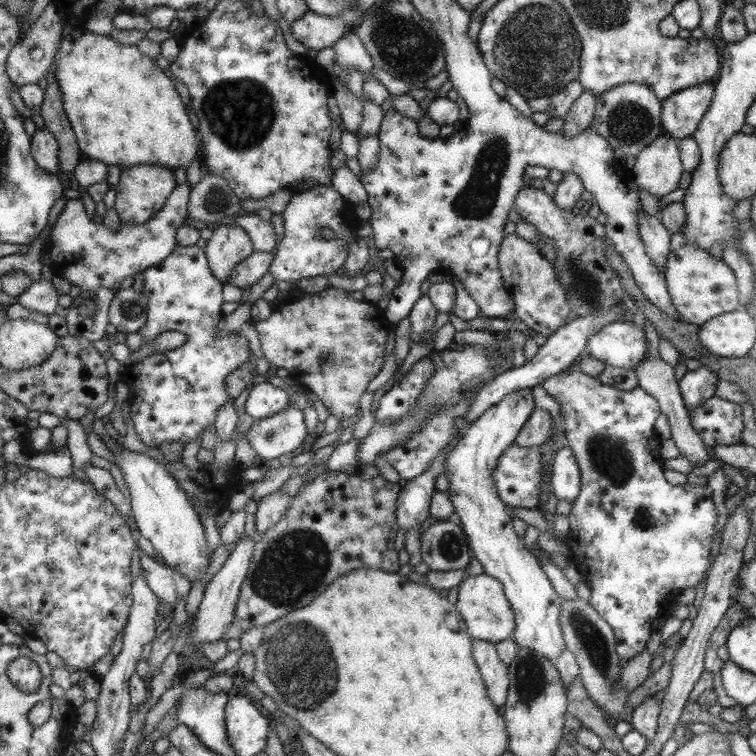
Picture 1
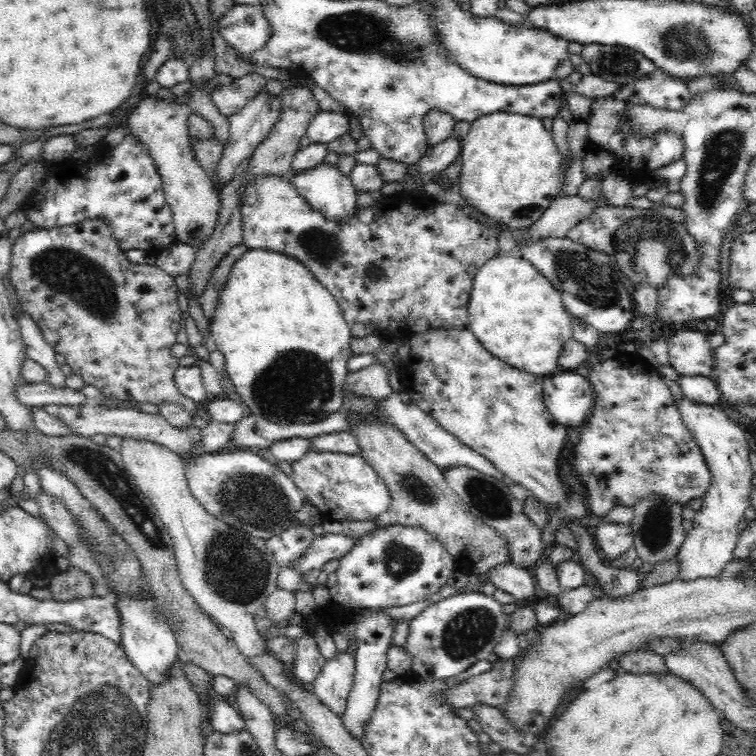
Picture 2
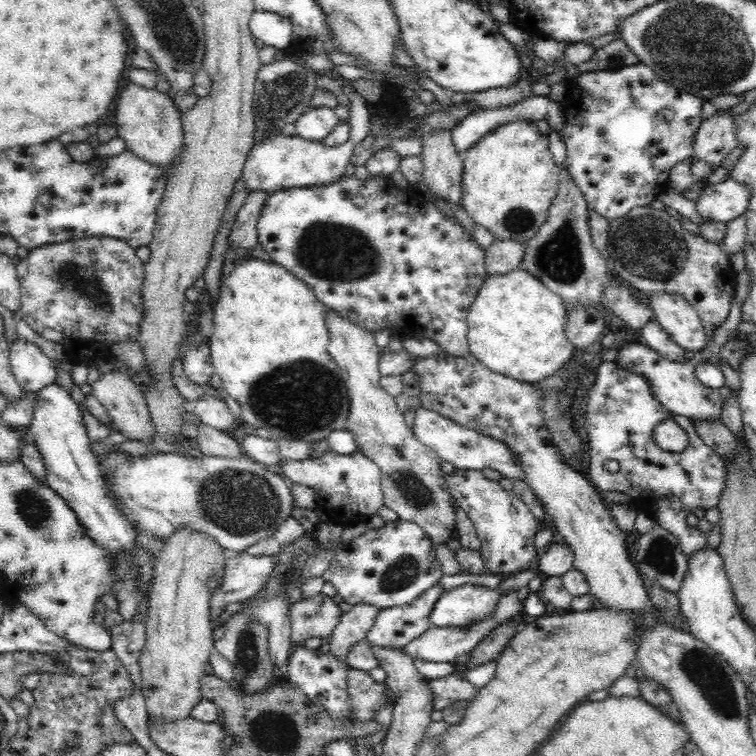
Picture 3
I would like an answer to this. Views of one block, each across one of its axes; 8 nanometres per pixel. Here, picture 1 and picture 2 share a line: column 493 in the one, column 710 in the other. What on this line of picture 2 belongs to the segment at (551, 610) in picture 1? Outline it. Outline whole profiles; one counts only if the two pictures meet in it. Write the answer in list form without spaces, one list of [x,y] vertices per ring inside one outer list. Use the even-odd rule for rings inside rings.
[[[682,396],[675,402],[678,413],[681,414],[682,423],[691,433],[695,443],[699,445],[706,460],[708,470],[711,474],[710,485],[707,488],[706,496],[702,498],[701,510],[696,512],[693,520],[693,529],[687,533],[684,544],[680,547],[677,554],[679,566],[679,579],[684,581],[700,580],[703,577],[722,577],[725,575],[724,569],[734,559],[734,548],[738,544],[740,532],[738,524],[744,517],[748,506],[751,506],[749,497],[749,486],[752,468],[749,463],[749,444],[746,442],[744,432],[739,424],[728,417],[725,410],[718,405],[704,406],[703,404],[692,403],[692,400]]]

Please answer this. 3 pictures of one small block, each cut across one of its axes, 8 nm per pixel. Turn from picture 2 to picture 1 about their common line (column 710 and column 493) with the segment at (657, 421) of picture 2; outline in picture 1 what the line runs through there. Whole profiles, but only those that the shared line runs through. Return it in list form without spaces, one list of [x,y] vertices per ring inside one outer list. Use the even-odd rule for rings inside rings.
[[[513,444],[499,457],[496,471],[492,474],[496,491],[507,507],[535,508],[538,503],[538,486],[542,478],[539,456],[529,448]]]

